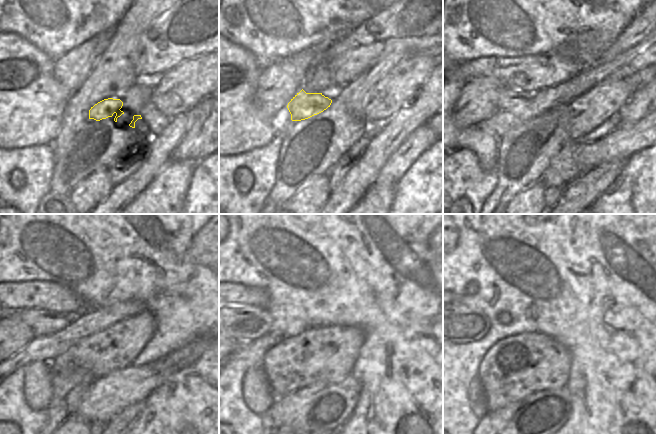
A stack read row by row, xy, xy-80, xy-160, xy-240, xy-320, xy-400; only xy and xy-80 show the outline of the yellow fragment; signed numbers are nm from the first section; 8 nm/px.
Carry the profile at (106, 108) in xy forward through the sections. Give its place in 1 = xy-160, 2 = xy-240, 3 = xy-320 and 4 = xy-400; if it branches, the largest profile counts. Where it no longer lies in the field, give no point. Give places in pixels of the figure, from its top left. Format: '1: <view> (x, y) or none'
1: xy-160 (508, 98)
2: xy-240 (42, 322)
3: xy-320 (244, 324)
4: xy-400 (463, 325)

